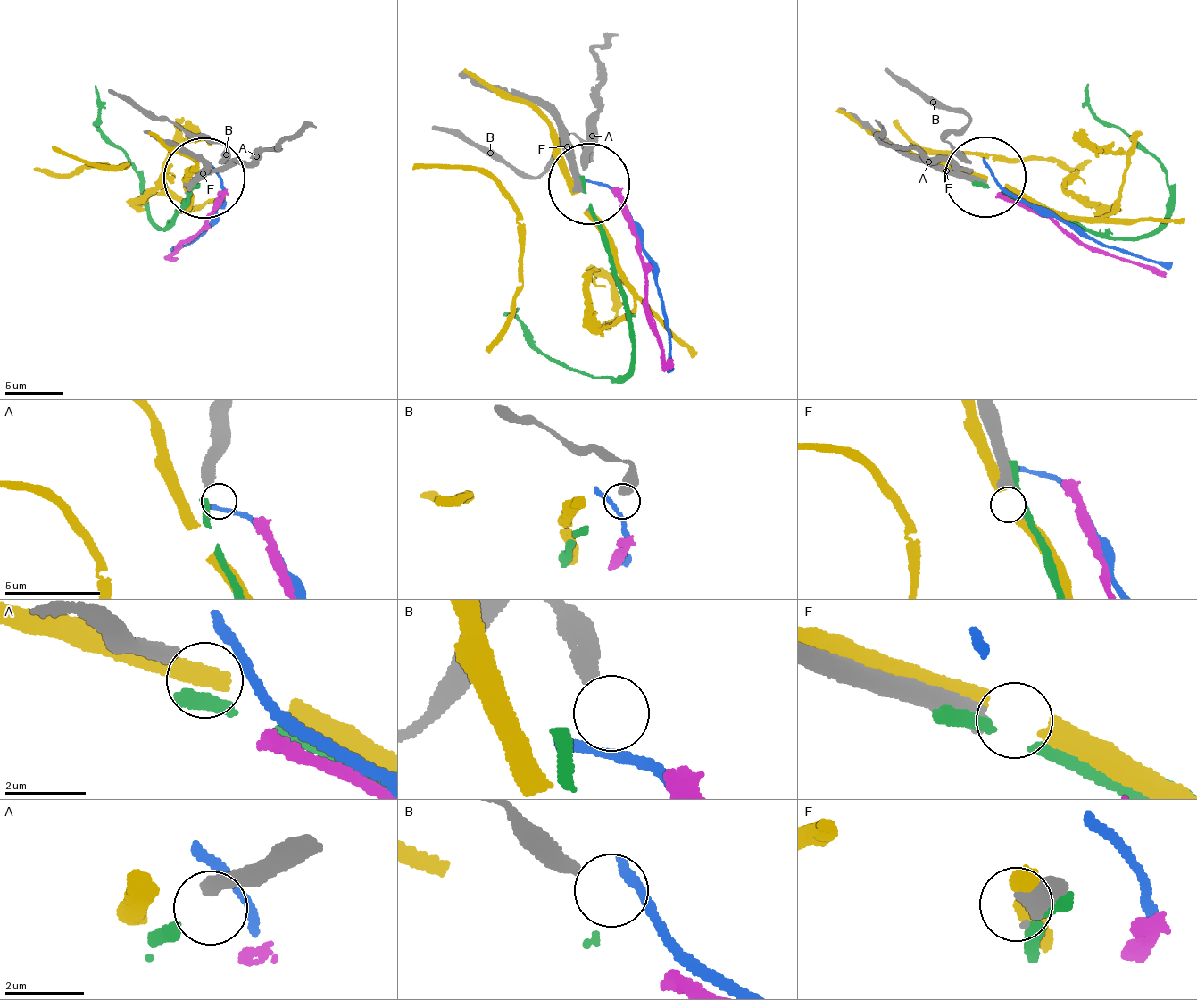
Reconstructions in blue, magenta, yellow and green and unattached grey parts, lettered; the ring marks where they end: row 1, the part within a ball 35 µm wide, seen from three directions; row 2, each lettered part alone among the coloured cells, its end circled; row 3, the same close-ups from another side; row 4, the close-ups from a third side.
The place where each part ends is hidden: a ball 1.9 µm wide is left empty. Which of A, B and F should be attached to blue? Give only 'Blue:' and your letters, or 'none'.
Blue: none

